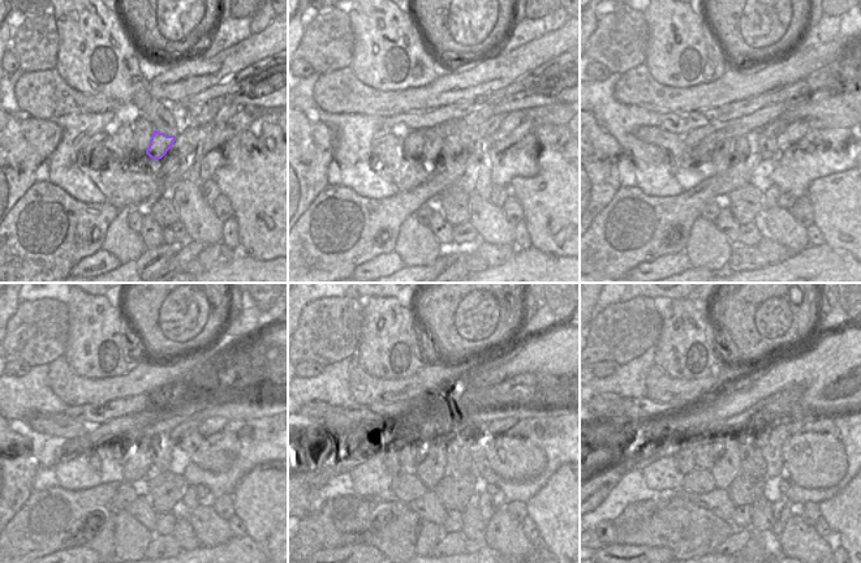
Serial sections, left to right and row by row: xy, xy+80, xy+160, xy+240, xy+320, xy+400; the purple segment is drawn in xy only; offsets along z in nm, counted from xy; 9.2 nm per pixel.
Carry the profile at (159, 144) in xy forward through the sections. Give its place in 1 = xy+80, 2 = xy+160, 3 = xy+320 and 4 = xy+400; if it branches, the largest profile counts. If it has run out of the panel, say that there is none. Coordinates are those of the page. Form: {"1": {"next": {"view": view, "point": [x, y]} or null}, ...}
{"1": {"next": {"view": "xy+80", "point": [451, 147]}}, "2": {"next": {"view": "xy+160", "point": [741, 147]}}, "3": {"next": {"view": "xy+320", "point": [459, 460]}}, "4": {"next": {"view": "xy+400", "point": [752, 463]}}}

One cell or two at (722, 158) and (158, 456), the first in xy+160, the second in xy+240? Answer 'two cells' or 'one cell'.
two cells

